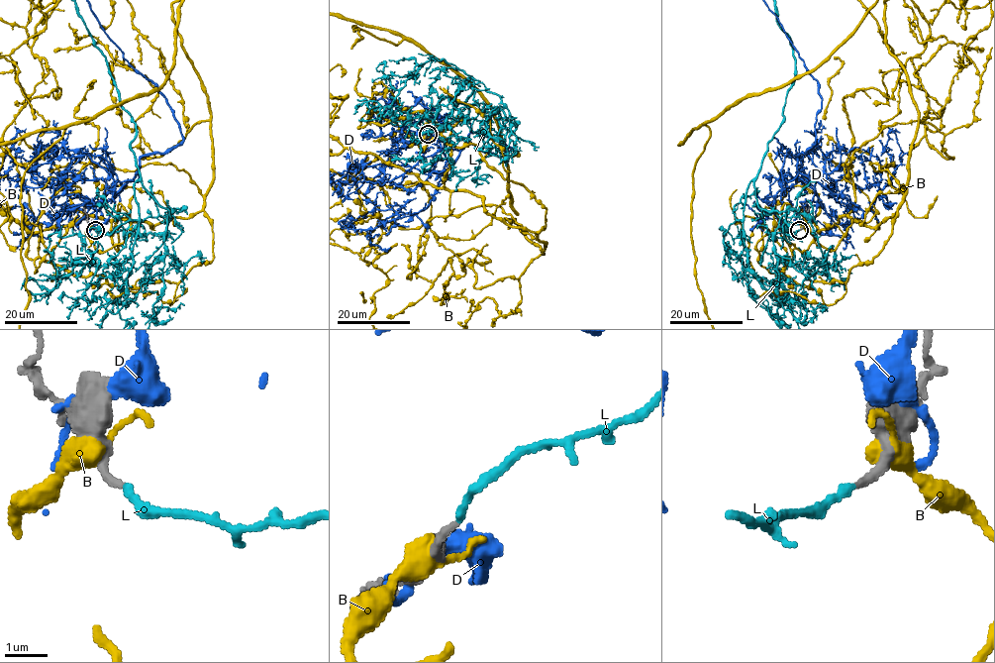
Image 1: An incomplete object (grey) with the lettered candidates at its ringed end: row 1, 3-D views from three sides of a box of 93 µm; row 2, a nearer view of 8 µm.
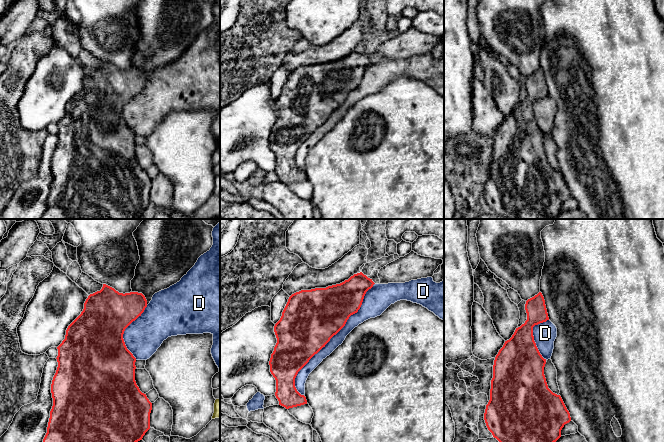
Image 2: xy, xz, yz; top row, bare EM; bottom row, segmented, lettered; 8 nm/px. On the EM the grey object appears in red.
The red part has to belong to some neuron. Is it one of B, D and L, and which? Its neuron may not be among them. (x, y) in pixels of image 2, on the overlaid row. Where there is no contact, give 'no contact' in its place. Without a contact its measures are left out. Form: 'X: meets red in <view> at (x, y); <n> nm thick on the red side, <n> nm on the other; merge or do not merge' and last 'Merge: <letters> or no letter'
B: no contact; do not merge
D: meets red in xz at (331, 337); 460 nm thick on the red side, 100 nm on the other; do not merge
L: no contact; merge
Merge: L

